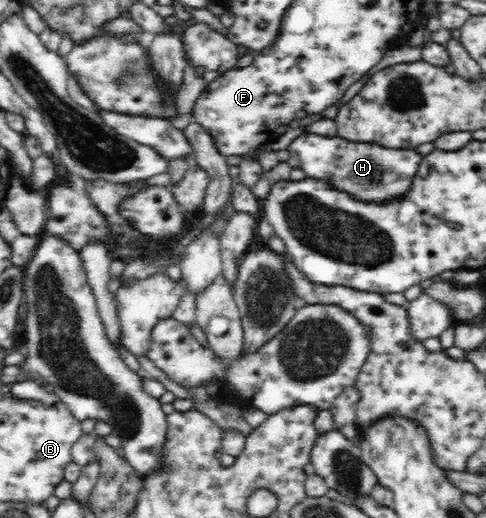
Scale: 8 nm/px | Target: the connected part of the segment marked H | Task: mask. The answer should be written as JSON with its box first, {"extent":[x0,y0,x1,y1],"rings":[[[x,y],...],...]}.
{"extent":[287,133,420,201],"rings":[[[303,133],[288,145],[287,162],[293,168],[300,168],[306,177],[332,177],[340,189],[356,193],[360,201],[376,201],[376,197],[396,197],[408,189],[412,173],[416,173],[416,161],[420,155],[414,149],[386,149],[378,144],[353,142],[340,136],[322,136]]]}

